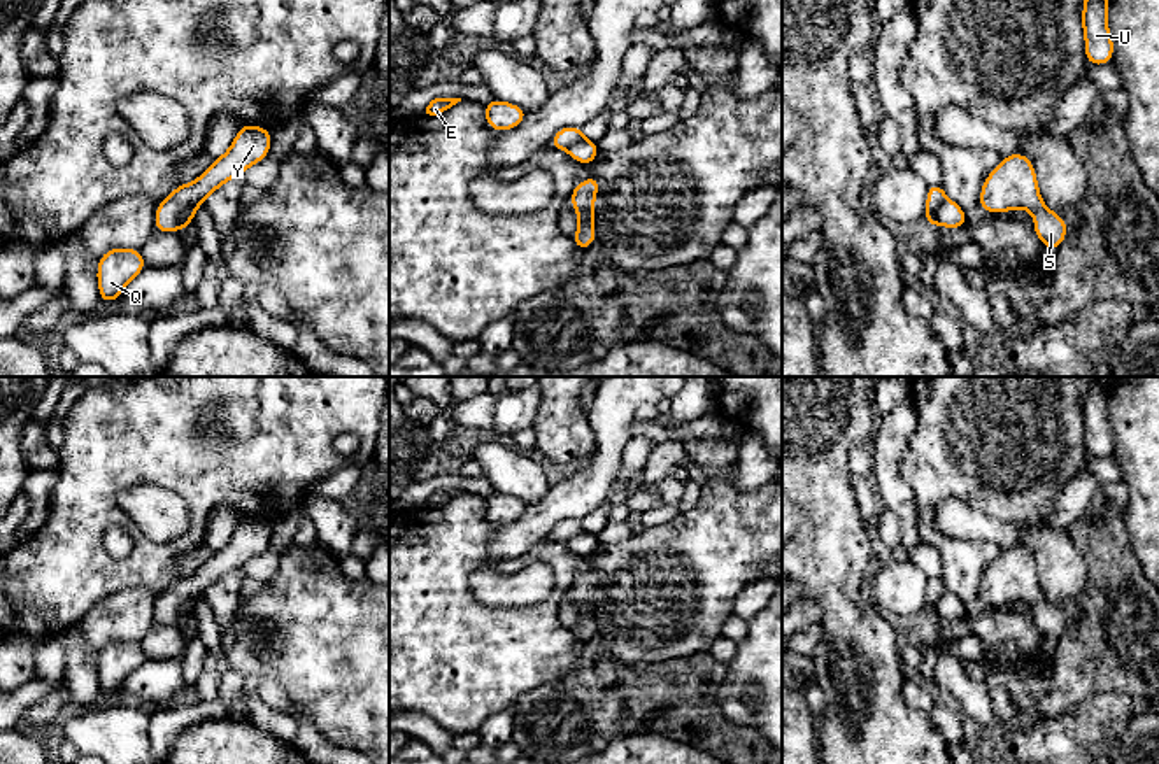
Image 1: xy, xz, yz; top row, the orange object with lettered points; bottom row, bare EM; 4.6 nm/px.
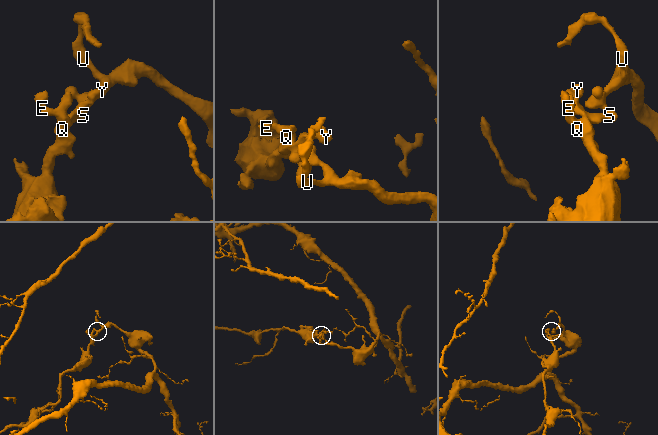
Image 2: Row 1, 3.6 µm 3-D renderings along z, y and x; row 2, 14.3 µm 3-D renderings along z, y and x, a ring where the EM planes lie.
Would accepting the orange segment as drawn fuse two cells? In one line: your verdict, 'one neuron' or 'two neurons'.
two neurons

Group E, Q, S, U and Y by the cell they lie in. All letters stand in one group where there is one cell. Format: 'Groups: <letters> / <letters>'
Groups: E Q Y / S U

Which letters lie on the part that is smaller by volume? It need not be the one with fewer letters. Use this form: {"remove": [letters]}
{"remove": ["E", "Q", "Y"]}

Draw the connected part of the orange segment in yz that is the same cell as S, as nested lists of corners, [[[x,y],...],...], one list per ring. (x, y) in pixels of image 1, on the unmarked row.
[[[1008,547],[985,569],[980,584],[978,599],[1003,606],[1012,601],[1026,601],[1035,612],[1035,627],[1054,645],[1066,631],[1066,613],[1047,601],[1035,566],[1035,559],[1026,547]]]

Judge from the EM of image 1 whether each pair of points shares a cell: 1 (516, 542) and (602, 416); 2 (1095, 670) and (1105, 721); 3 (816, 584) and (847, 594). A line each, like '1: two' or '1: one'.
1: one
2: two
3: one

